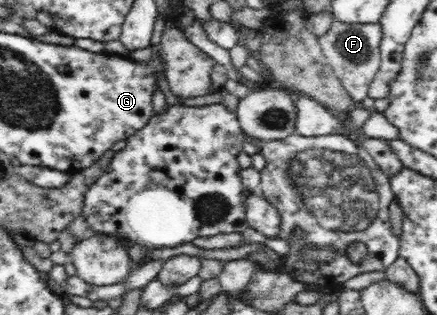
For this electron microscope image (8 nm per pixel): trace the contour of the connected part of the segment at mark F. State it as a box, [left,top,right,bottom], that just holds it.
[317,18,381,103]

